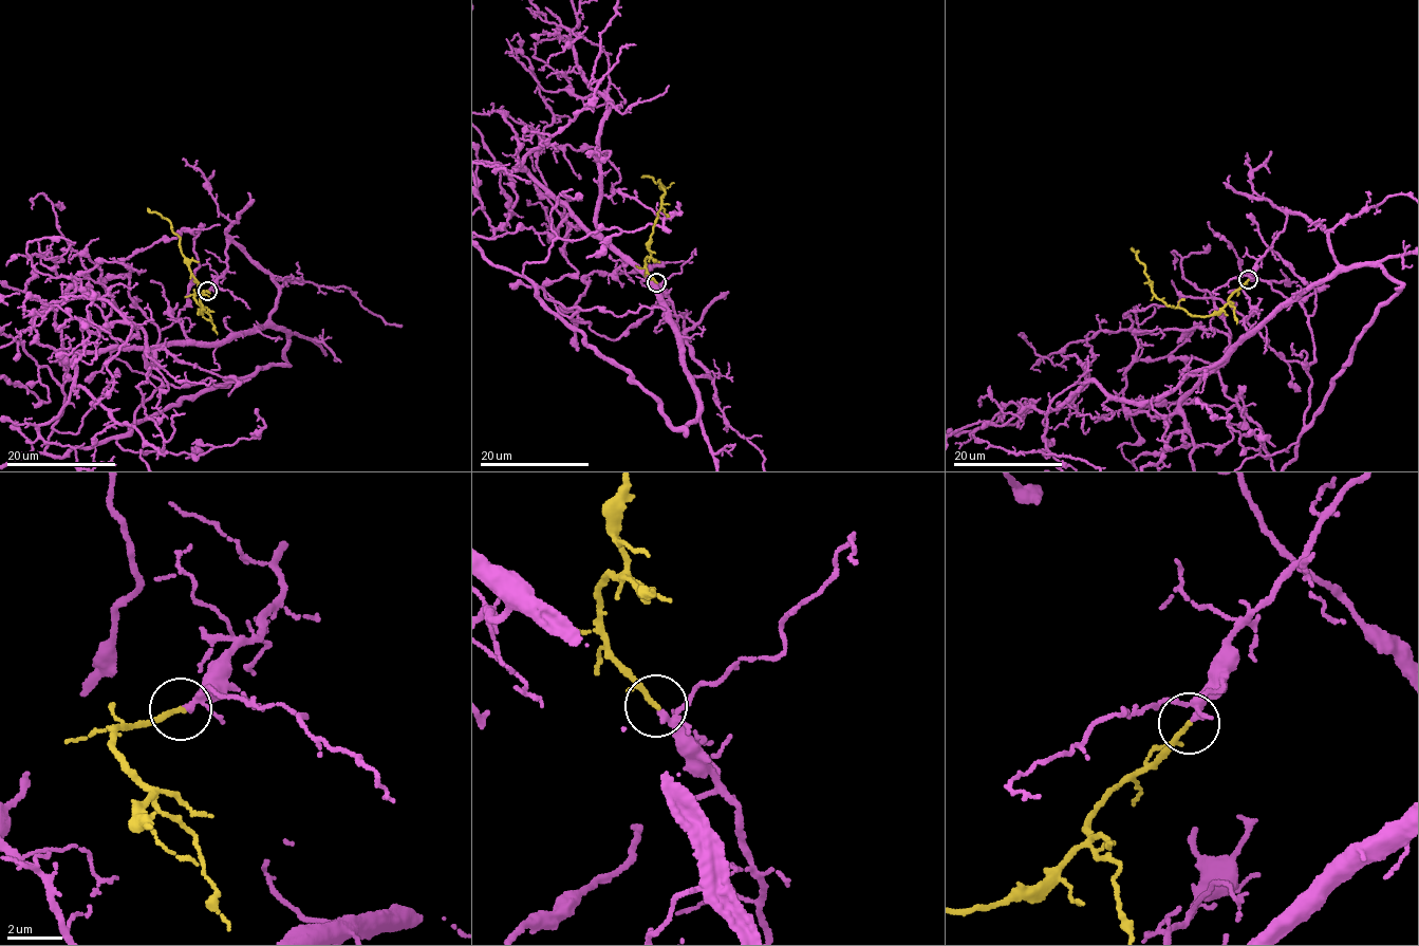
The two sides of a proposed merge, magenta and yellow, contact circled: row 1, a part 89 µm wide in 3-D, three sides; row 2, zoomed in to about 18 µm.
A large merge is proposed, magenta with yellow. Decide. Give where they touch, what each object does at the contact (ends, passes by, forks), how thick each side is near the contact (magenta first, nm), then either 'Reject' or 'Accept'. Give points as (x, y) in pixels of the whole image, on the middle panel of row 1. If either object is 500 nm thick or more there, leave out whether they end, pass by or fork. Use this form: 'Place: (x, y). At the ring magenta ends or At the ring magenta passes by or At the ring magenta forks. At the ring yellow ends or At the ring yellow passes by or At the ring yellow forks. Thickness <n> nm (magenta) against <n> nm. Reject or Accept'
Place: (656, 282). At the ring magenta forks. At the ring yellow ends. Thickness 170 nm (magenta) against 190 nm. Accept

